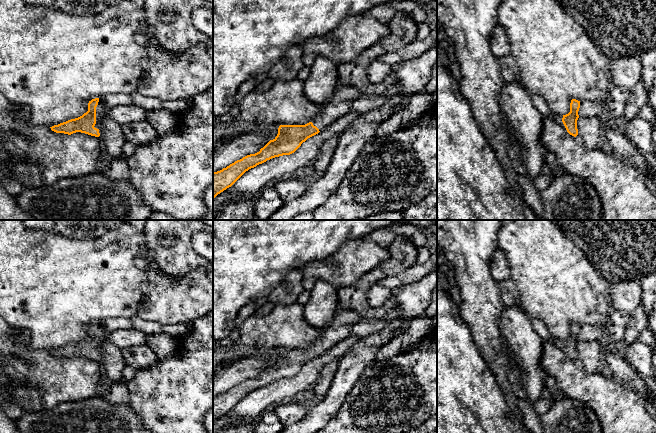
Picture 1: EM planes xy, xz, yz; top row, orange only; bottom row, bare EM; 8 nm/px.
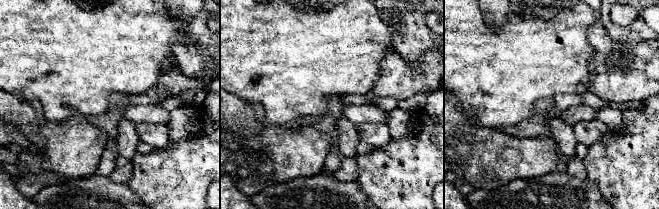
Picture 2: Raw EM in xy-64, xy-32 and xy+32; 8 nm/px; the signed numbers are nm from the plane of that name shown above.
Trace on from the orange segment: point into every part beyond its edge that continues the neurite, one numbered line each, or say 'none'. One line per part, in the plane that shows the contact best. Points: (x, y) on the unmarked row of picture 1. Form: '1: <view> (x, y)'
1: xy (101, 334)

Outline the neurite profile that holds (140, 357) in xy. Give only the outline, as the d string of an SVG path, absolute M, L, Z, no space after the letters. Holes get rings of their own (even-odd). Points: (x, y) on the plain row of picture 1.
M149 345L133 346L122 349L122 356L127 366L137 370L152 367L158 357Z

